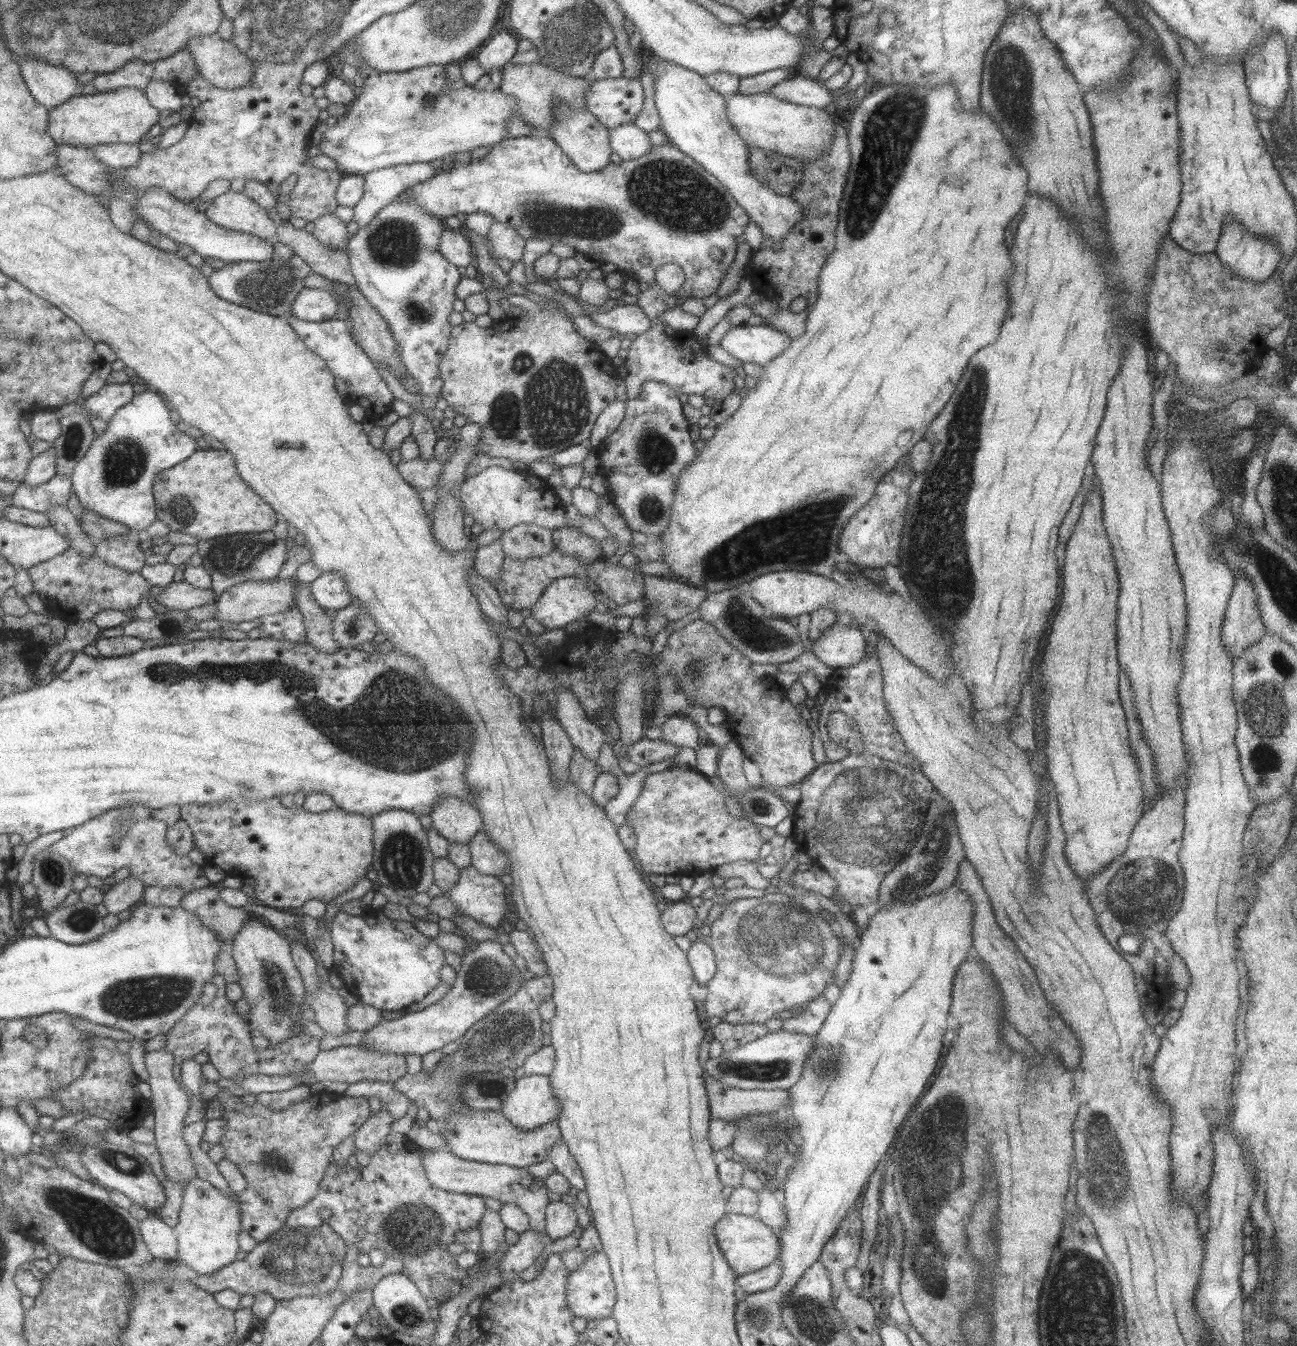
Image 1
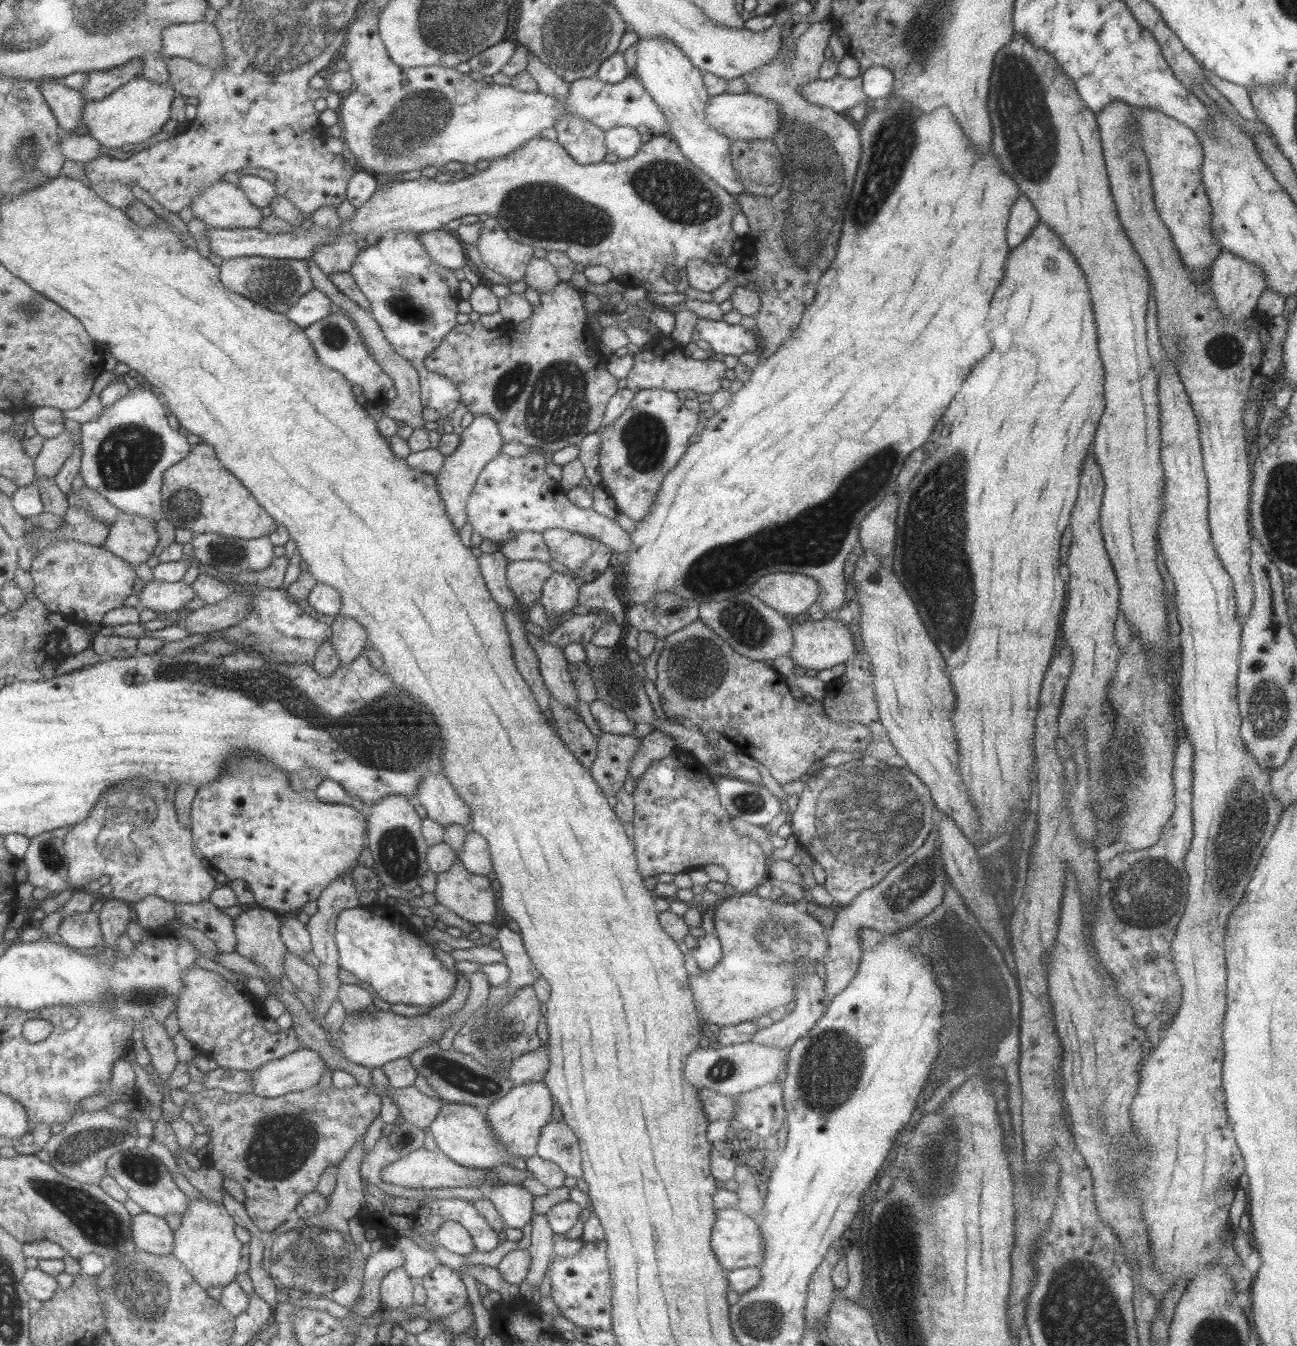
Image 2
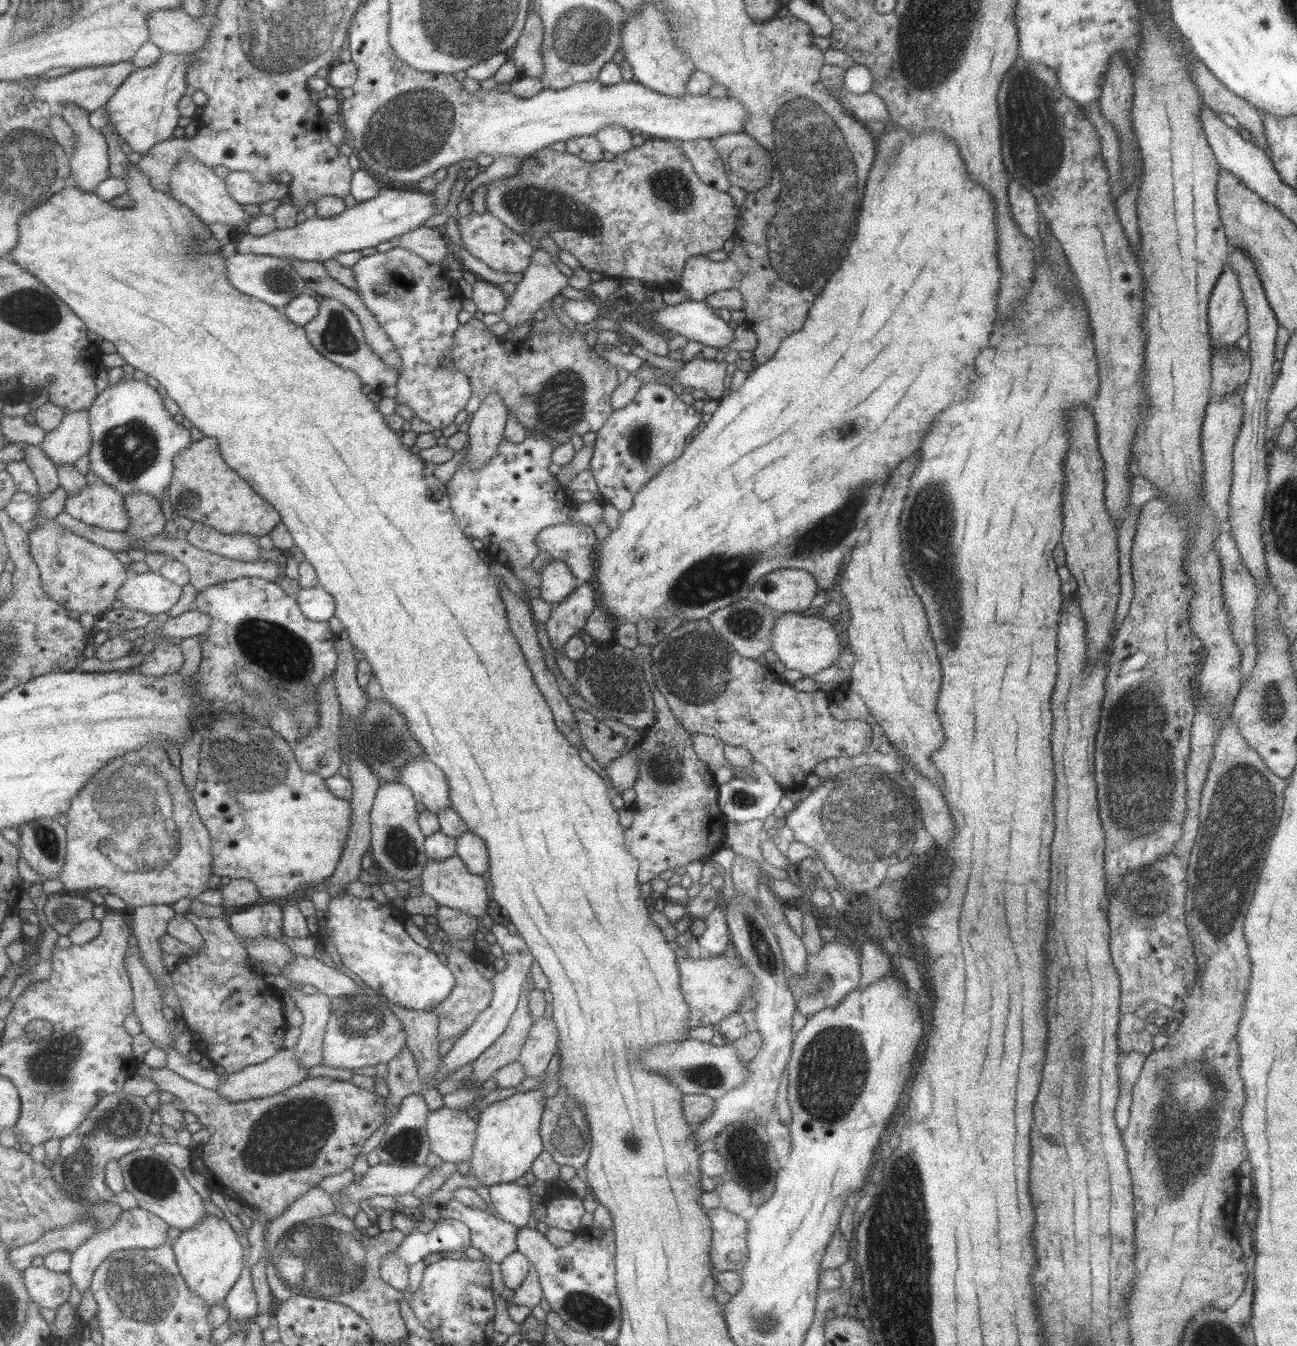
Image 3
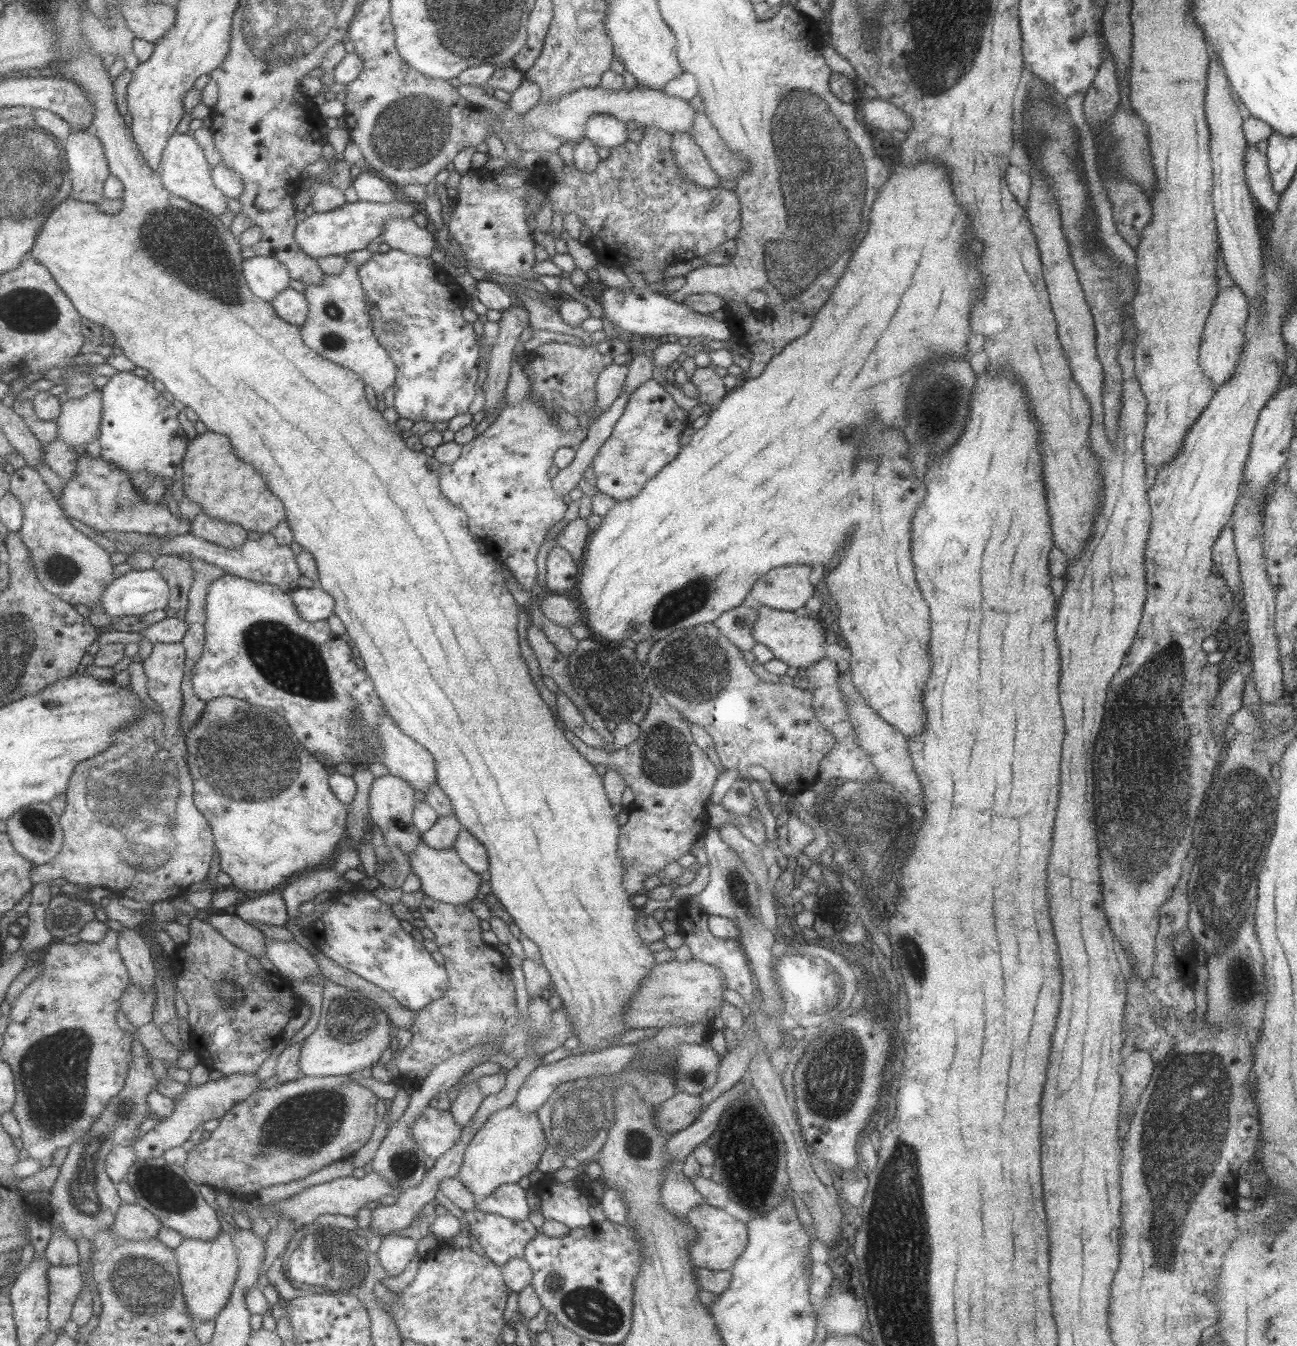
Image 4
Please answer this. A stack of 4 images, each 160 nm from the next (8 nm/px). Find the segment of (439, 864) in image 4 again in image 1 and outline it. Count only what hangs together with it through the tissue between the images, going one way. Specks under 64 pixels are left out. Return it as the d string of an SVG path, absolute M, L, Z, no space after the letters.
M467 866L459 871L457 883L445 892L461 914L497 928L507 908L505 886L499 878L479 874Z

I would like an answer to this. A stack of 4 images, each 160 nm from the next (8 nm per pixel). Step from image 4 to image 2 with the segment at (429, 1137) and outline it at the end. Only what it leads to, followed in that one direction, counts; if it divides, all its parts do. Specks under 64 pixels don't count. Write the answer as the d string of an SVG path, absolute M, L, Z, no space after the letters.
M443 1101L435 1120L428 1126L433 1135L436 1148L455 1164L469 1168L491 1169L500 1164L524 1171L525 1160L512 1159L506 1148L496 1139L490 1124L487 1122L483 1109L463 1103L446 1103Z

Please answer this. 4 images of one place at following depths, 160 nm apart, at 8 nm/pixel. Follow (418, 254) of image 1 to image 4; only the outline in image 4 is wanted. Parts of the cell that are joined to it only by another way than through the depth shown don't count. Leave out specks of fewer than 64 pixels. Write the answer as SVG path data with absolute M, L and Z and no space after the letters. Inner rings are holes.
M390 248L384 254L373 253L372 258L358 267L365 300L369 303L369 317L373 336L391 357L396 368L393 409L398 418L409 418L412 422L448 422L453 416L467 412L476 392L478 345L472 324L461 317L461 310L468 301L466 293L437 263L428 257L407 255ZM397 323L401 330L387 334L385 325Z

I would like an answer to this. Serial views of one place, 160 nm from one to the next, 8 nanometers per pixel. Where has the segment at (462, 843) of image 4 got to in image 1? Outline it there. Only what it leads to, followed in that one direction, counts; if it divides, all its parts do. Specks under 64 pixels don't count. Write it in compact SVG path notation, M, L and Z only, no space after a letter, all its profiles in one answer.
M480 831L468 842L470 850L472 868L475 868L479 874L485 876L499 877L506 872L508 858L492 840L488 837L488 832Z

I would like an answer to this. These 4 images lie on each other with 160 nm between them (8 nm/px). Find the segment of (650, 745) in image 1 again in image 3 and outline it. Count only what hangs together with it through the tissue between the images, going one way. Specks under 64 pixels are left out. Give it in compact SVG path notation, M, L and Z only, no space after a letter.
M574 708L574 715L582 745L601 769L605 770L611 761L624 754L626 738L613 734L602 721L584 710Z

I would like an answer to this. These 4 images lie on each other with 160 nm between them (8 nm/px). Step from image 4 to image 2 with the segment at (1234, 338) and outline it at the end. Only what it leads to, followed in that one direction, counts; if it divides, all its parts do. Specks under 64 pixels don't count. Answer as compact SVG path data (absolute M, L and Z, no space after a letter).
M1225 250L1219 252L1219 256L1213 259L1209 272L1209 292L1213 296L1216 307L1229 322L1241 322L1245 318L1251 318L1253 307L1256 306L1264 289L1265 277L1263 277L1263 272L1259 268L1255 268L1251 262L1237 258L1235 254Z

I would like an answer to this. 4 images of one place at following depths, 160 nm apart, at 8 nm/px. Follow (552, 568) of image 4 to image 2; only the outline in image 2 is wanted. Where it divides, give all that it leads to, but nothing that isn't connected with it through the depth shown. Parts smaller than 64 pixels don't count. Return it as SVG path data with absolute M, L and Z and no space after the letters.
M553 571L543 583L538 600L544 608L544 614L569 615L571 609L578 604L580 585L579 579Z

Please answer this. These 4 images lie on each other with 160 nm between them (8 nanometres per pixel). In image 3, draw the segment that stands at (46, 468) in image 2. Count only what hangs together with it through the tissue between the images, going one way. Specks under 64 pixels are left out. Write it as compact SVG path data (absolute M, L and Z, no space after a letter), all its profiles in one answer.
M87 409L69 412L62 425L49 432L40 444L44 453L58 467L62 464L75 464L81 456L90 453L93 446L90 414Z

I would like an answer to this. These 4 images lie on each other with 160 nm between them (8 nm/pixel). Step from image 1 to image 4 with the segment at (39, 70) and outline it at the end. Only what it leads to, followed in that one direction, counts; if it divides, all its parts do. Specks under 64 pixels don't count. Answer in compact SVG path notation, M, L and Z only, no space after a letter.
M77 129L72 131L65 143L68 161L71 163L72 182L74 183L74 192L71 197L80 201L91 201L92 203L103 200L105 194L104 185L111 176L107 156L103 141L95 134L95 129Z

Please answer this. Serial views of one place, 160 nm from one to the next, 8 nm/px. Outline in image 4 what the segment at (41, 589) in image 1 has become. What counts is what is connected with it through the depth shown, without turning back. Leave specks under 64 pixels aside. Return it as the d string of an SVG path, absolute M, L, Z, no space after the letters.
M27 465L14 469L10 492L19 498L25 510L19 536L33 554L43 586L73 606L83 604L91 610L101 608L107 587L116 579L116 565L111 560L111 553L69 522L62 505L59 506L60 501L55 499L47 482L34 467Z

